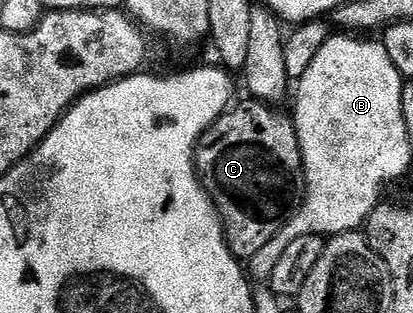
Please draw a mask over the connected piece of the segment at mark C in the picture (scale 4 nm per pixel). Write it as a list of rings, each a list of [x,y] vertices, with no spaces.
[[[251,101],[248,107],[232,106],[215,124],[205,132],[199,139],[198,145],[195,147],[195,169],[199,173],[199,178],[207,194],[211,196],[211,200],[215,203],[215,210],[219,212],[220,219],[223,220],[223,230],[227,237],[227,243],[231,247],[231,252],[235,254],[235,258],[240,261],[246,261],[253,257],[253,253],[257,253],[264,247],[269,245],[269,241],[273,241],[273,237],[277,237],[277,233],[286,223],[288,223],[299,206],[303,203],[303,194],[307,191],[307,178],[303,172],[303,154],[301,153],[301,145],[297,137],[297,129],[295,128],[294,118],[290,114],[282,115],[279,109],[274,106]]]

